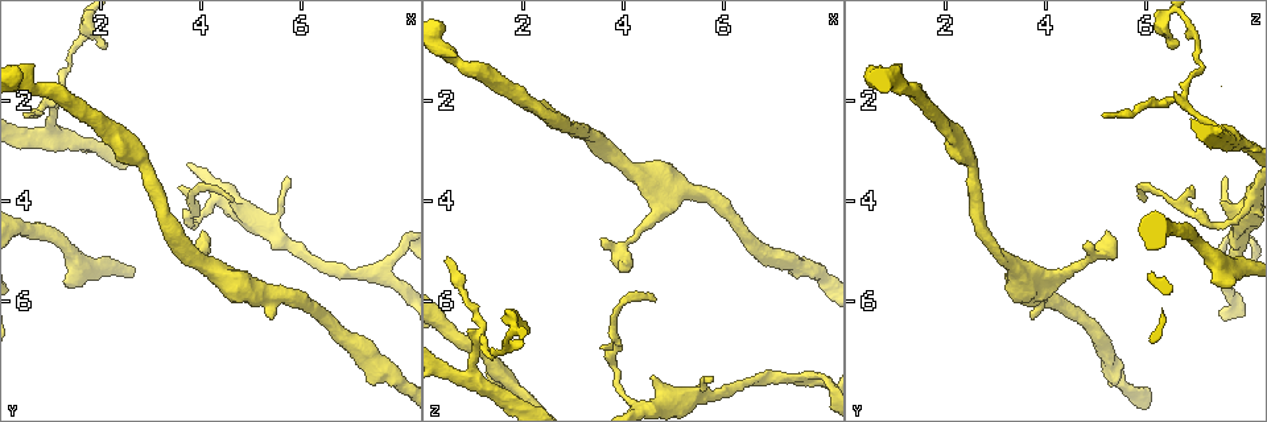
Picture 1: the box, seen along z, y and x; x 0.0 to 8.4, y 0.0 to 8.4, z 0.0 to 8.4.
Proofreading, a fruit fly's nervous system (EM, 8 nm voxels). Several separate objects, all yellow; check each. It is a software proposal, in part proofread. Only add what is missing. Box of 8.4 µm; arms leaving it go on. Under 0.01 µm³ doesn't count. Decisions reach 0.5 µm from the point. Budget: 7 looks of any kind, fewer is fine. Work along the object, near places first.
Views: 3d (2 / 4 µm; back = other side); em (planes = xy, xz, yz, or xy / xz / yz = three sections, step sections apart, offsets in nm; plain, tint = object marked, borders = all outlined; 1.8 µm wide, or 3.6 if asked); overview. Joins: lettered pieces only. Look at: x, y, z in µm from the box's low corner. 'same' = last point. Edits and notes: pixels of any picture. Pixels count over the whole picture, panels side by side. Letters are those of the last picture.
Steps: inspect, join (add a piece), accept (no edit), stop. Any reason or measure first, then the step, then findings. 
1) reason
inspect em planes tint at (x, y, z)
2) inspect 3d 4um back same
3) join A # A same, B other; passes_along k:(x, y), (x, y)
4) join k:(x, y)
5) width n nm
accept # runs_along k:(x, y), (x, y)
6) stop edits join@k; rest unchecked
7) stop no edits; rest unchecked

an open end
inspect em xz step 16 borders at (3.55, 3.70, 6.90)

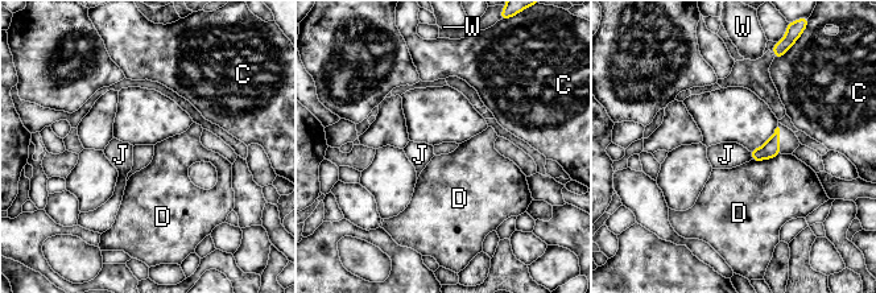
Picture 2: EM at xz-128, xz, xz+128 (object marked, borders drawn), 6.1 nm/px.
inspect em planes borders same

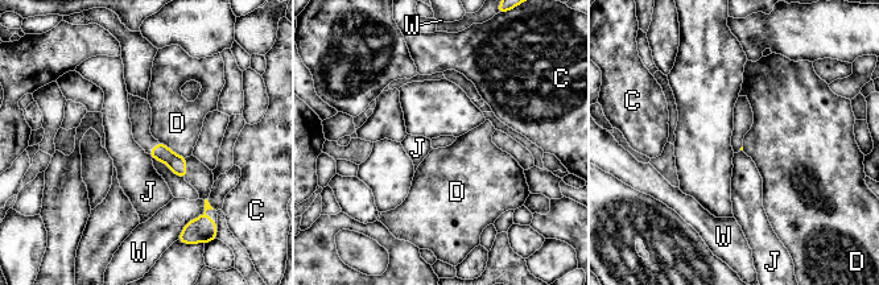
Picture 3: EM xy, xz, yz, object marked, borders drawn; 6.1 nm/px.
accept # C other, D other, J other, W other; border 3:(159, 141), (185, 157); none of them fits

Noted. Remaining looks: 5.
branch stops here
inspect em xz step 16 tint at (2.10, 0.85, 6.65)

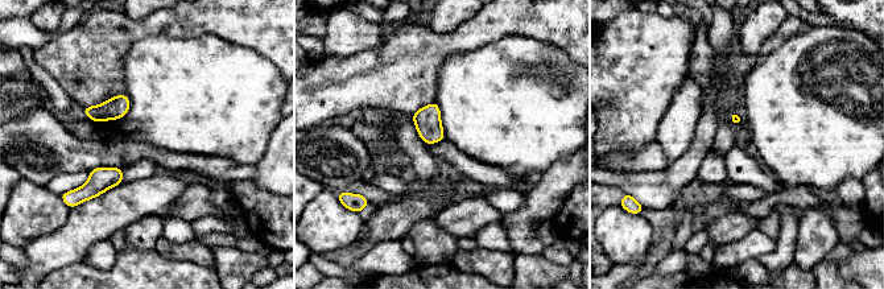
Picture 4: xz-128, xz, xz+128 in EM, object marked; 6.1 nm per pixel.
cut it another way
inspect em planes borders same

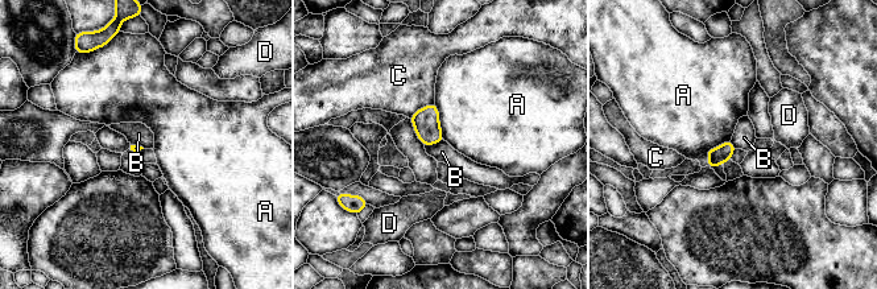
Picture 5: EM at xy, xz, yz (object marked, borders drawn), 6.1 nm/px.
accept # A other, B other, C other, D other; border 5:(442, 139), (425, 145); no lettered piece goes on from it

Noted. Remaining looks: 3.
stops while still wide
inspect em planes borders at (5.40, 6.40, 3.70)

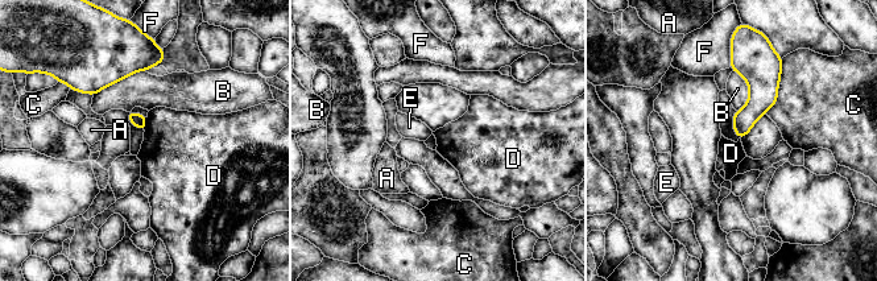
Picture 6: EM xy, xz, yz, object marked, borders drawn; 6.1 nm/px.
accept # A other, B other, C other, D other, E other, F other; border 6:(148, 116), (144, 132); no lettered piece goes on from it

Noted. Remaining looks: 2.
stop no edits; rest unchecked

